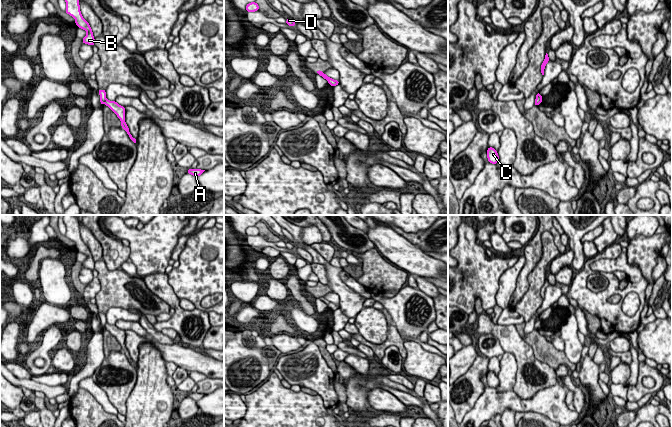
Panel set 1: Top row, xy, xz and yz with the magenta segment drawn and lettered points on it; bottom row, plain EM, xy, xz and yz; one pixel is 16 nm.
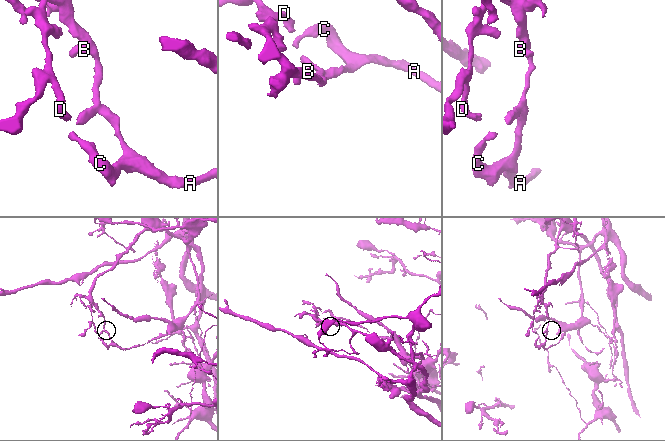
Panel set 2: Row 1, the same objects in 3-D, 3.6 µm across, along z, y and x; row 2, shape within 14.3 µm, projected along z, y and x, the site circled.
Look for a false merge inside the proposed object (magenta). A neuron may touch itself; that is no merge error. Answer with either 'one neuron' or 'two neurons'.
two neurons

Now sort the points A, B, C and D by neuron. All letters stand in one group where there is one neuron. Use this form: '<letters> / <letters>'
A C / B D

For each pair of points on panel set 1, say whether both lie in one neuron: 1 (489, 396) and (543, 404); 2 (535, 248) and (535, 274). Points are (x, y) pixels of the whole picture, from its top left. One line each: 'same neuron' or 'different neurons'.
1: same neuron
2: different neurons

